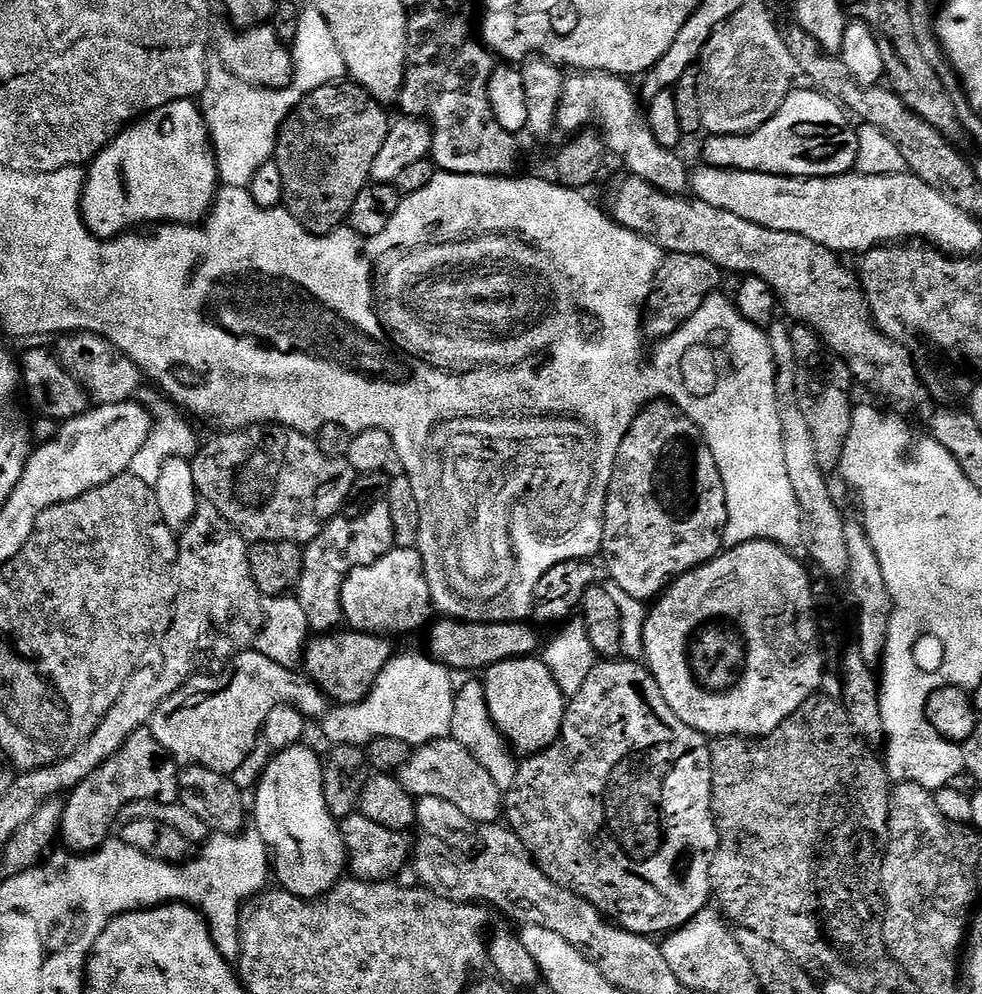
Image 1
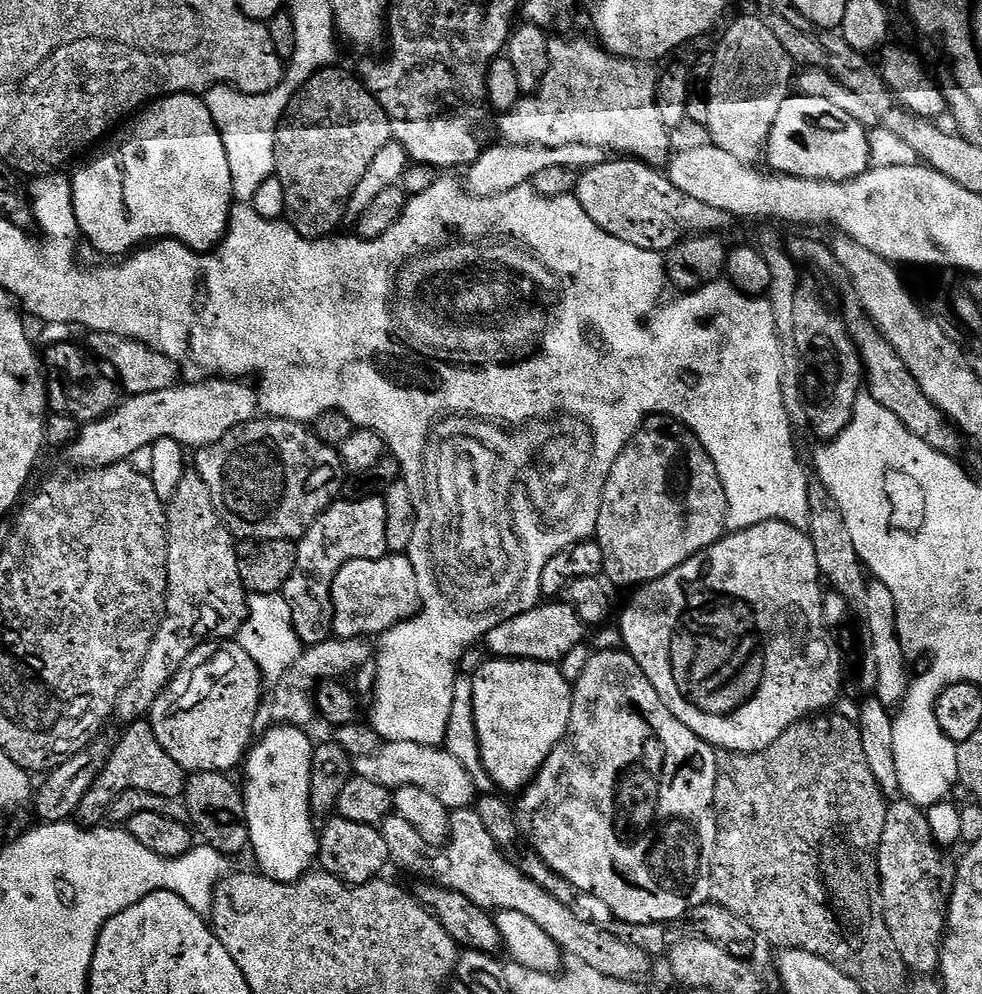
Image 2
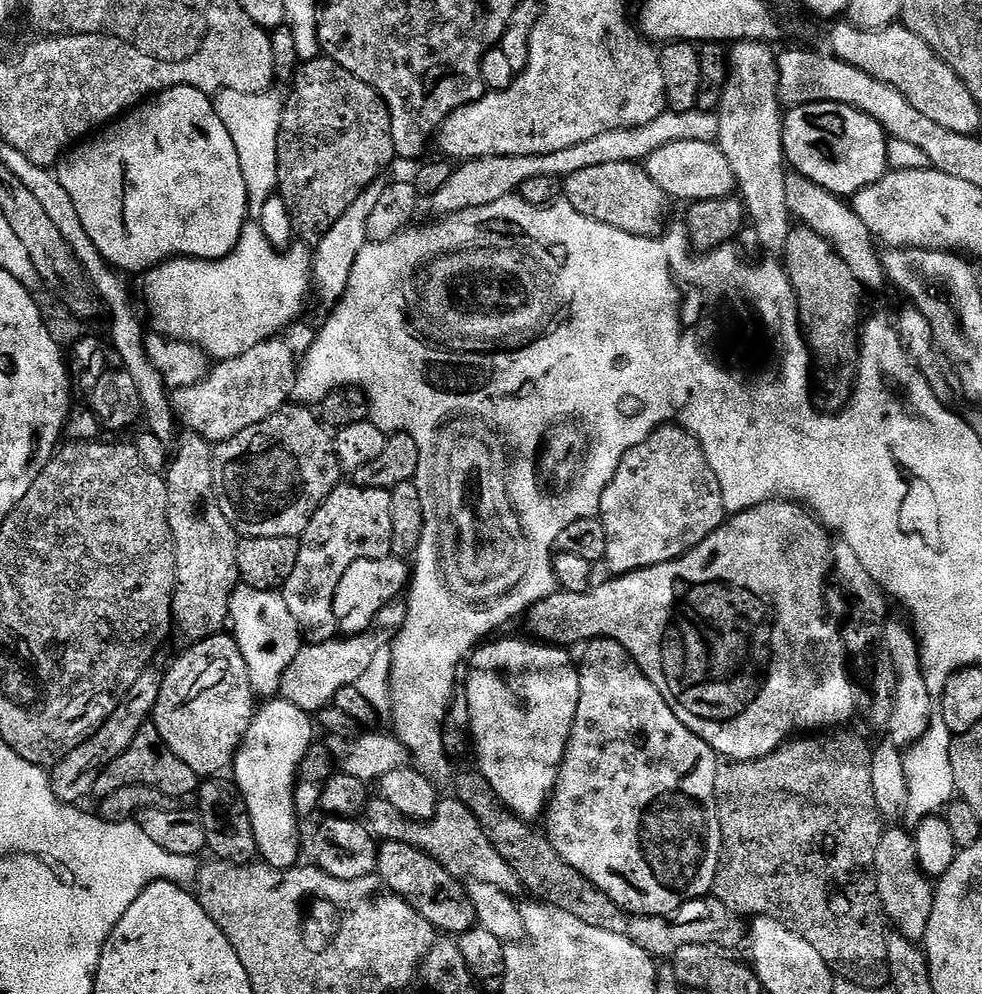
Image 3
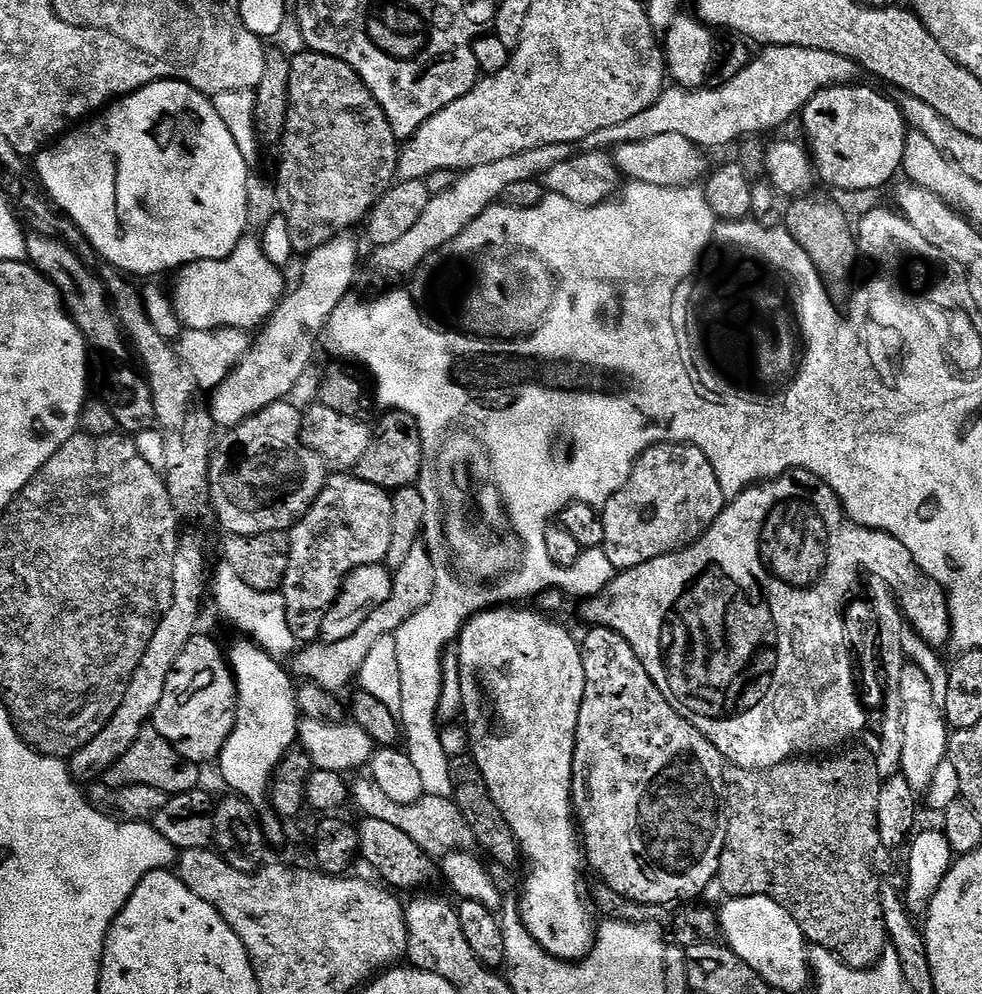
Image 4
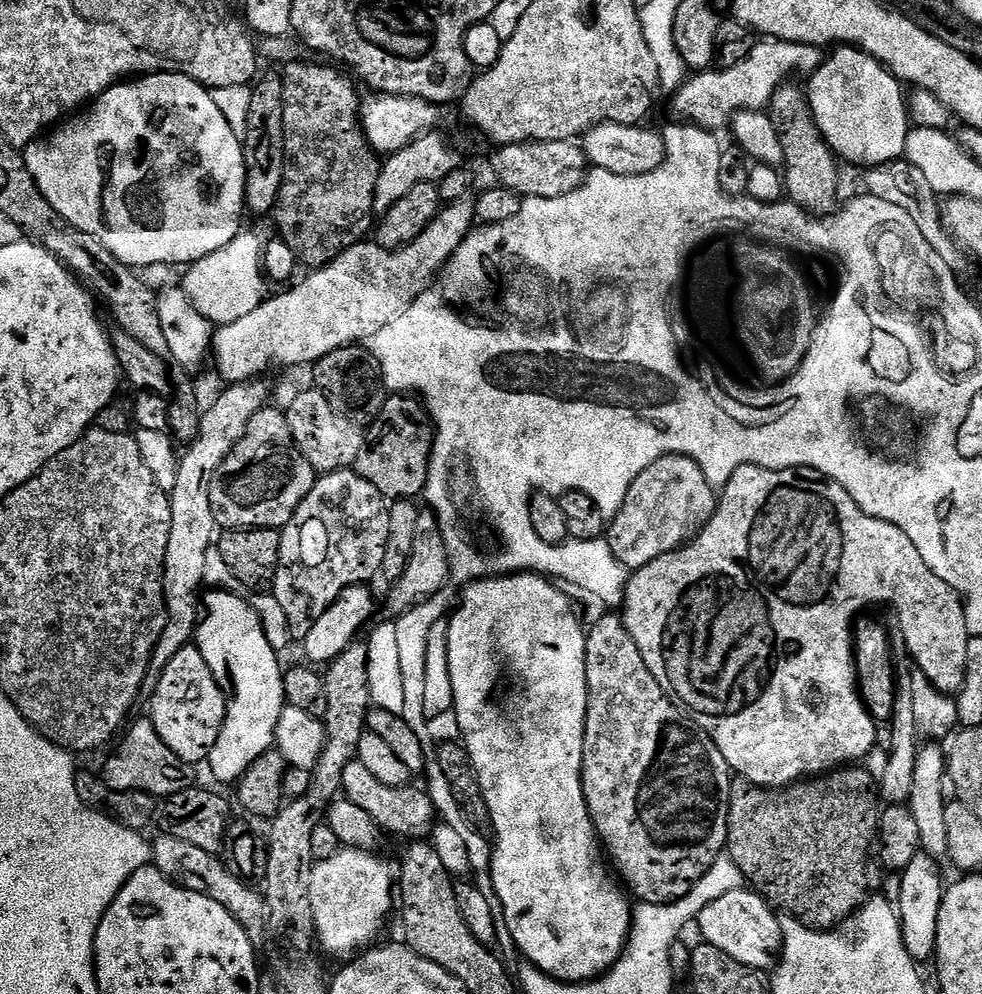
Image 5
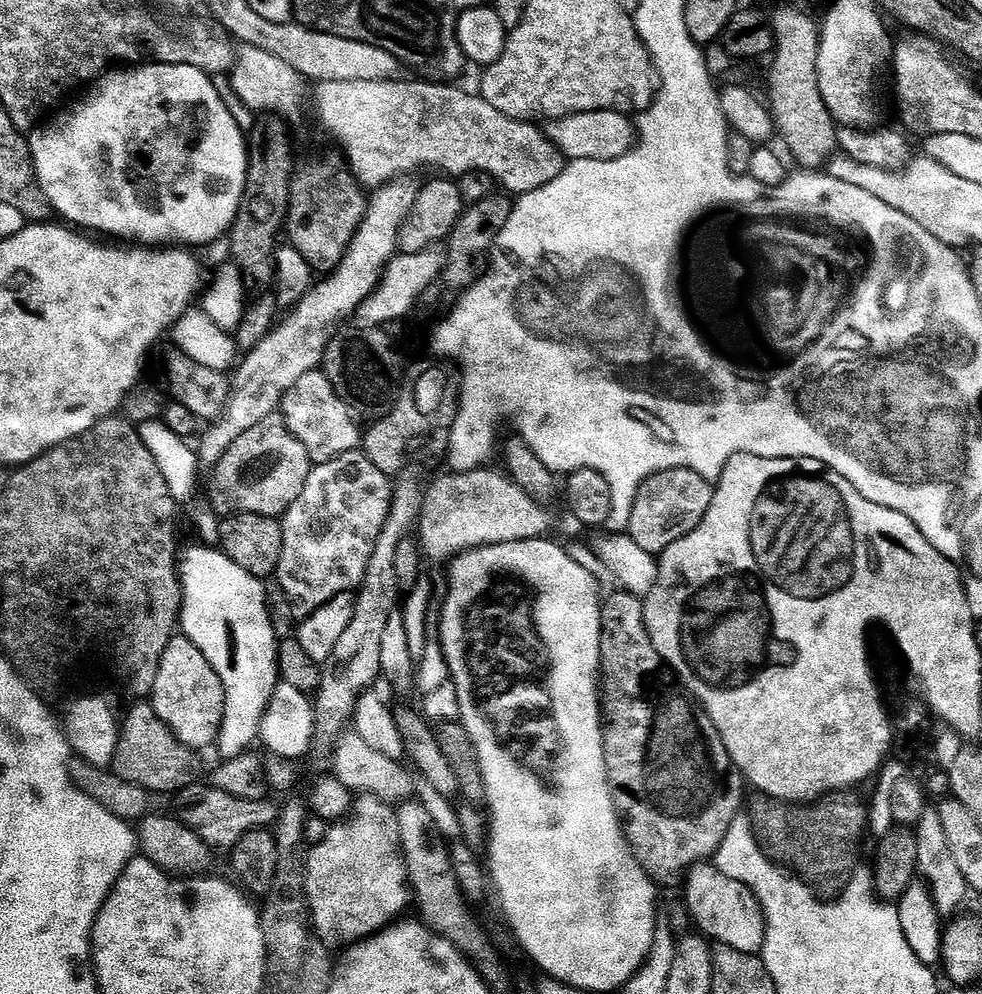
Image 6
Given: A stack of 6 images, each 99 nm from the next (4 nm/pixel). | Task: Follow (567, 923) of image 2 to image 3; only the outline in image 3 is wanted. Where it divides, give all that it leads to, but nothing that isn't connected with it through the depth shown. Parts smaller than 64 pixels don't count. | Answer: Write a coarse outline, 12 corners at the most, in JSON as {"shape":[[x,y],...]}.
{"shape":[[372,798],[377,841],[414,846],[461,882],[521,891],[460,800],[421,822]]}

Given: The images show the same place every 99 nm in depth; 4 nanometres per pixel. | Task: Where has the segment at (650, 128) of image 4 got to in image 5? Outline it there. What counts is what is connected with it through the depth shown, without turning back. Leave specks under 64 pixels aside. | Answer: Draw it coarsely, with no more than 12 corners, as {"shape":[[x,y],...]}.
{"shape":[[760,38],[745,60],[689,75],[671,97],[679,118],[719,130],[764,110],[817,45]]}

